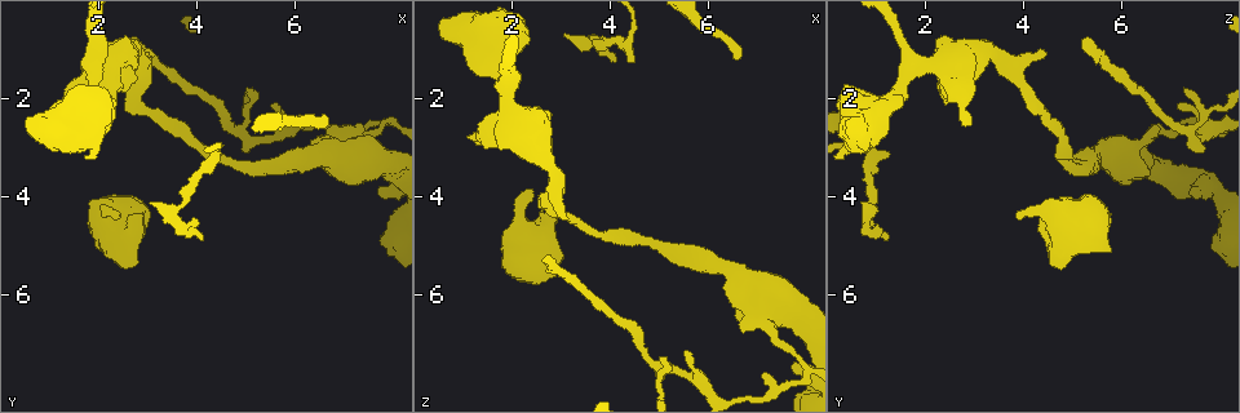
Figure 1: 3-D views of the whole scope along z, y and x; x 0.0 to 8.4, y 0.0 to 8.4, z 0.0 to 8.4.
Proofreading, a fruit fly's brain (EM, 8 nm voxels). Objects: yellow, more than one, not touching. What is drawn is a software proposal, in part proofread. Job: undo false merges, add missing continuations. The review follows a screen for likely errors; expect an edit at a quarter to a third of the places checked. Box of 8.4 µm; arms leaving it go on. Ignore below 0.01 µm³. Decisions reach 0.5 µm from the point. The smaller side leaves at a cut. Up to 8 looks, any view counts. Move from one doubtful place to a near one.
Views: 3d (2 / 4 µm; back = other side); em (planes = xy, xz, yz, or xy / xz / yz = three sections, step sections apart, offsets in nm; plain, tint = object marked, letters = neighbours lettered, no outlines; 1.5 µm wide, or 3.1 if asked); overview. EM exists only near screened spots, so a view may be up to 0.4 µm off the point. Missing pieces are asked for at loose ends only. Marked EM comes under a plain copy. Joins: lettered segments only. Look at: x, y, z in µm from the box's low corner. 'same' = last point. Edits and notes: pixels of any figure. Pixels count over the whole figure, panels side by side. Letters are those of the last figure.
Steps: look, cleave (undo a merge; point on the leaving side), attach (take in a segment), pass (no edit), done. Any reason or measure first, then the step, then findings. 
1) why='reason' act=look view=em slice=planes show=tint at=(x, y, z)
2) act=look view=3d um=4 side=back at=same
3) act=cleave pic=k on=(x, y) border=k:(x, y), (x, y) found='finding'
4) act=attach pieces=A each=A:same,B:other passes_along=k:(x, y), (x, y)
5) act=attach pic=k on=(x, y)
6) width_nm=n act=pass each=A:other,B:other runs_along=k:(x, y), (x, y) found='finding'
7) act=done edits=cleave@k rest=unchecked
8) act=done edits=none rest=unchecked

why='thin end' act=look view=em slice=xy step=4 show=tint at=(4.50, 3.10, 1.30)

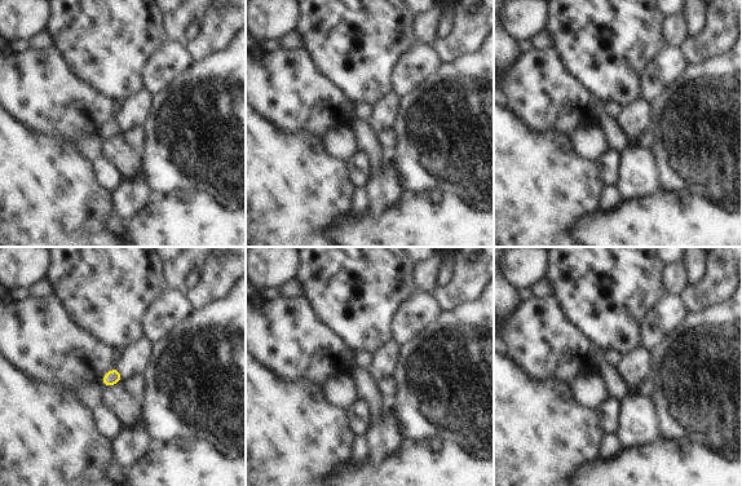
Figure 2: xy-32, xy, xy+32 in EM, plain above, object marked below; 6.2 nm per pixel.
act=look view=em slice=planes show=letters at=same

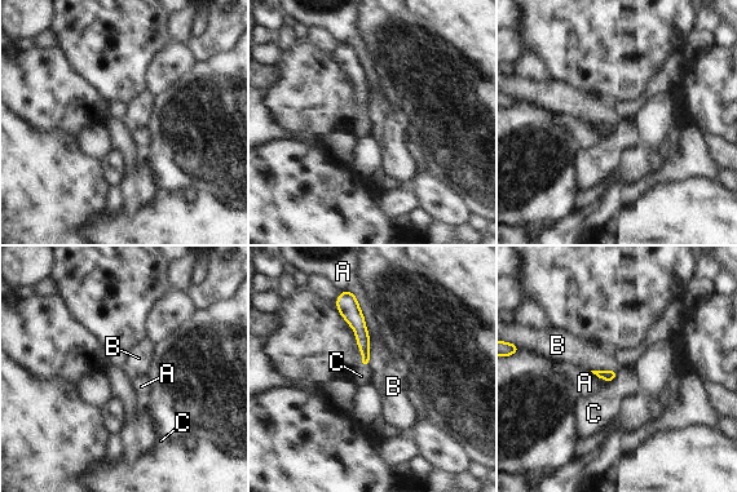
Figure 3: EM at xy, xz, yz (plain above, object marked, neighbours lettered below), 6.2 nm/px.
longest_contact=A:340nm act=pass each=A:other,B:other,C:other found='none of them fits'

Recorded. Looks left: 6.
why='long arm stops here' act=look view=em slice=planes show=letters at=(2.70, 0.80, 5.35)

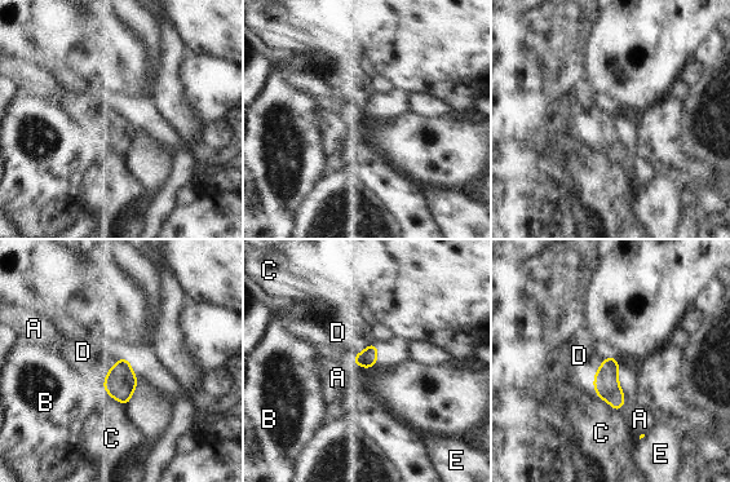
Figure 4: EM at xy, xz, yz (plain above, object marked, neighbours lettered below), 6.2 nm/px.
act=attach pieces=D each=A:other,B:other,C:other,D:same,E:other found='the neuron continues'

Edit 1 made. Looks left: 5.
why='an open end' act=look view=em slice=yz step=4 show=tint at=(2.80, 5.35, 4.65)

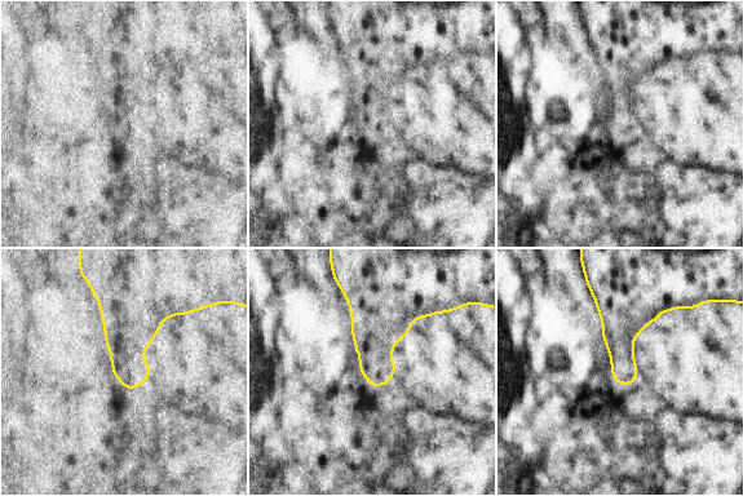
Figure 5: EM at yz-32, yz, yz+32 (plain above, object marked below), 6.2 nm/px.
act=look view=em slice=planes show=letters at=same

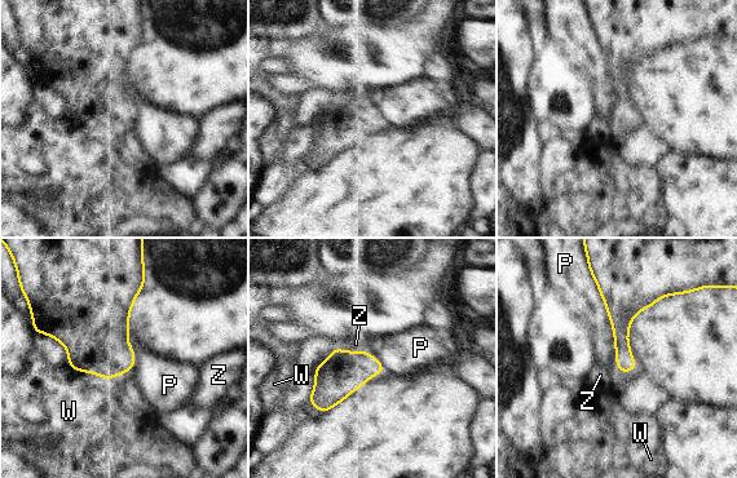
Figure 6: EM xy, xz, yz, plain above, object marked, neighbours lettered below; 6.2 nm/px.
act=pass each=P:other,W:other,Z:other border=6:(594, 279), (625, 372) found='no lettered segment goes on from it'

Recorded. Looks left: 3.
act=done edits=attach@4 rest=unchecked

